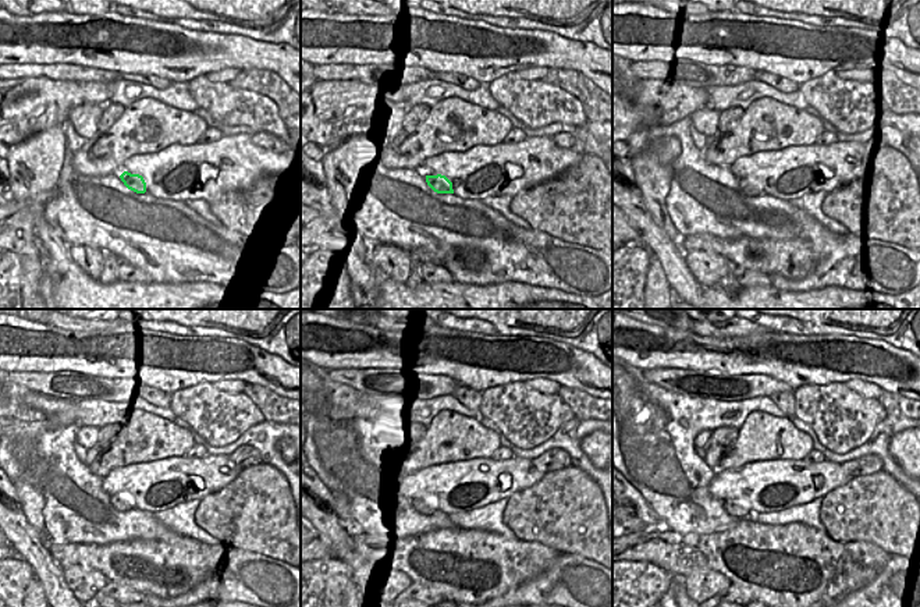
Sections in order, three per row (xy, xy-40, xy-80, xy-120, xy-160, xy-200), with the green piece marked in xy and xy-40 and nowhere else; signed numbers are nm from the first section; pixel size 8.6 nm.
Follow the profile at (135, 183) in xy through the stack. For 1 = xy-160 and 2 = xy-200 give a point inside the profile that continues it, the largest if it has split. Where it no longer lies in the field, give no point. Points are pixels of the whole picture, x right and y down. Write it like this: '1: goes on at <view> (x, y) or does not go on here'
1: goes on at xy-160 (429, 506)
2: goes on at xy-200 (739, 508)

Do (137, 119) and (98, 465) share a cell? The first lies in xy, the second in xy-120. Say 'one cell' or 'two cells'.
one cell

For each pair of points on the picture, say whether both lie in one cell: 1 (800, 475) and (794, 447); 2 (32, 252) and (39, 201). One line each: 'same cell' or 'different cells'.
1: different cells
2: same cell

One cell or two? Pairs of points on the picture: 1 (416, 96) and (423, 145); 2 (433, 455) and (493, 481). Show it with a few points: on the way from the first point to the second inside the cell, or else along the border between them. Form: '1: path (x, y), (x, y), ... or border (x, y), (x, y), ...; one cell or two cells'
1: border (464, 99), (444, 98), (432, 107); two cells
2: border (483, 457), (432, 464), (419, 471); two cells

